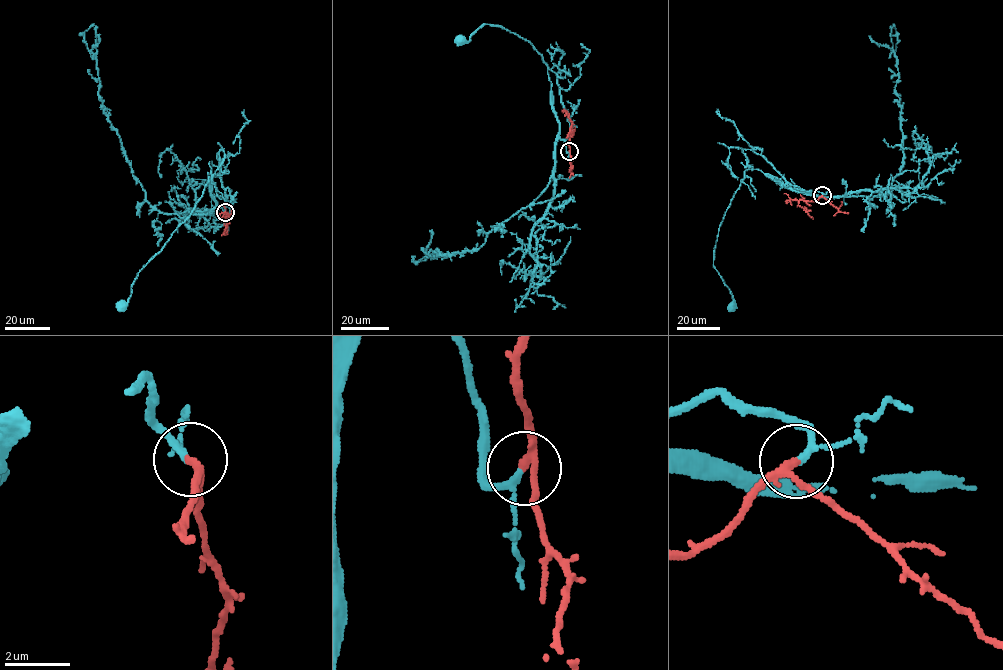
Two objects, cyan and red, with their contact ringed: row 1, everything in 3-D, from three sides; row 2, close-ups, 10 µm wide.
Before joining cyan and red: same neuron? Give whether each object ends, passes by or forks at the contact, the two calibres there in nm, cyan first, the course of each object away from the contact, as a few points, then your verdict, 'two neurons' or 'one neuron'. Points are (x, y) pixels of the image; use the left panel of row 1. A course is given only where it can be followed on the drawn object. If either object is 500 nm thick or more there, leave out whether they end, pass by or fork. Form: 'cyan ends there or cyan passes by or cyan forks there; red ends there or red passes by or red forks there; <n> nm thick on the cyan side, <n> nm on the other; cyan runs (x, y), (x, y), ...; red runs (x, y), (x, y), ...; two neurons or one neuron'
cyan passes by; red passes by; 160 nm thick on the cyan side, 200 nm on the other; cyan runs (225, 212), (221, 206), (216, 207), (208, 173), (208, 181), (191, 214), (139, 272), (129, 299), (121, 305); red runs (225, 212), (225, 217), (228, 214), (229, 219), (221, 235); one neuron

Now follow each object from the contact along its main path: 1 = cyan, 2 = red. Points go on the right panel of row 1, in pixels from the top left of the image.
1: (822, 195), (785, 188), (758, 170), (745, 171), (719, 227), (714, 250), (713, 266), (730, 291), (732, 305)
2: (822, 195), (815, 201), (800, 200), (798, 204), (813, 219)

